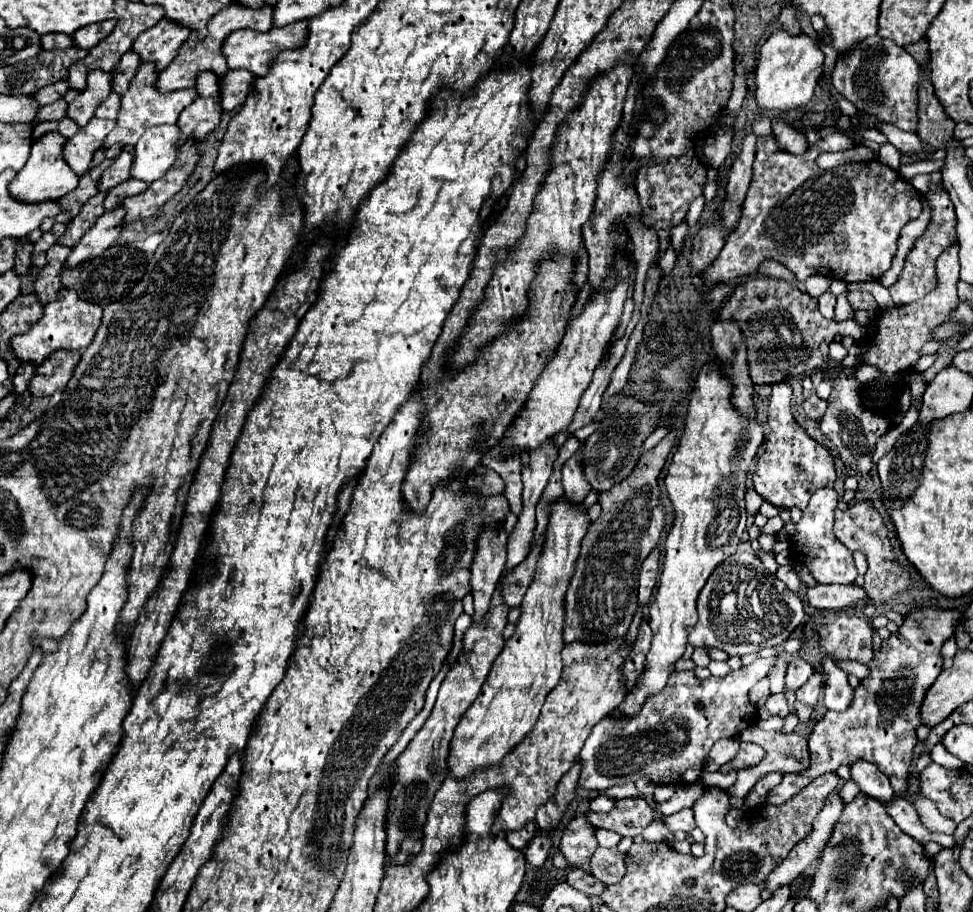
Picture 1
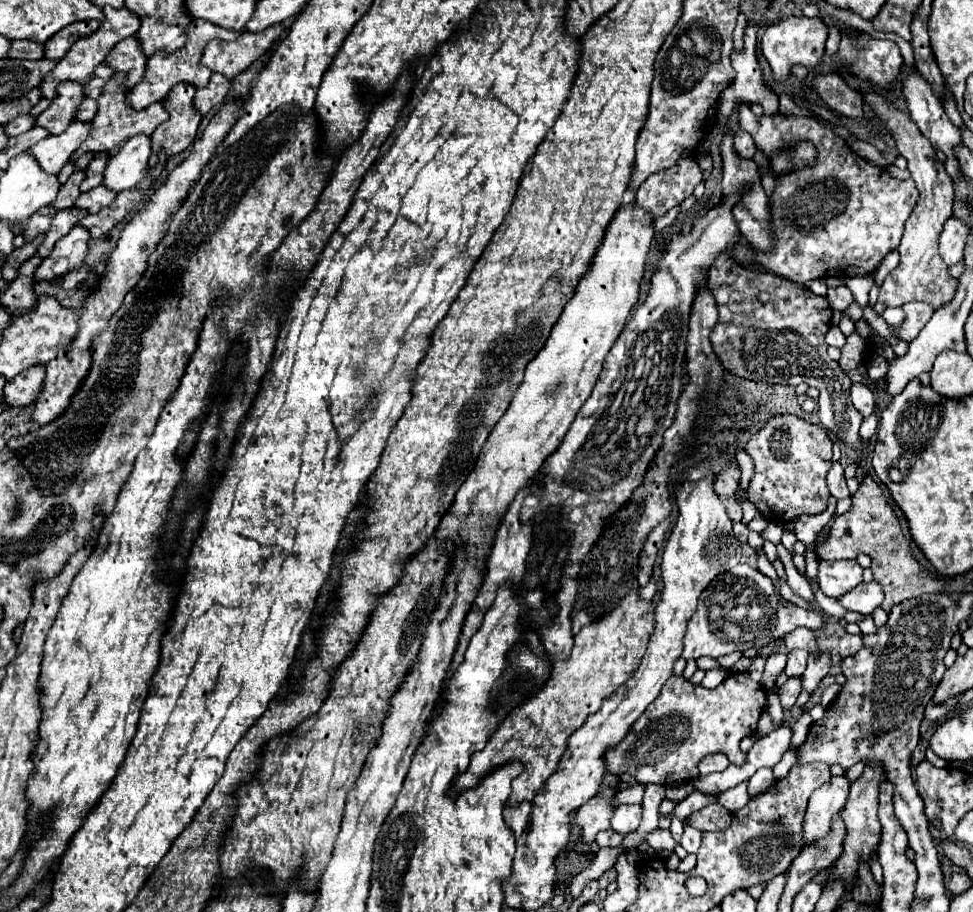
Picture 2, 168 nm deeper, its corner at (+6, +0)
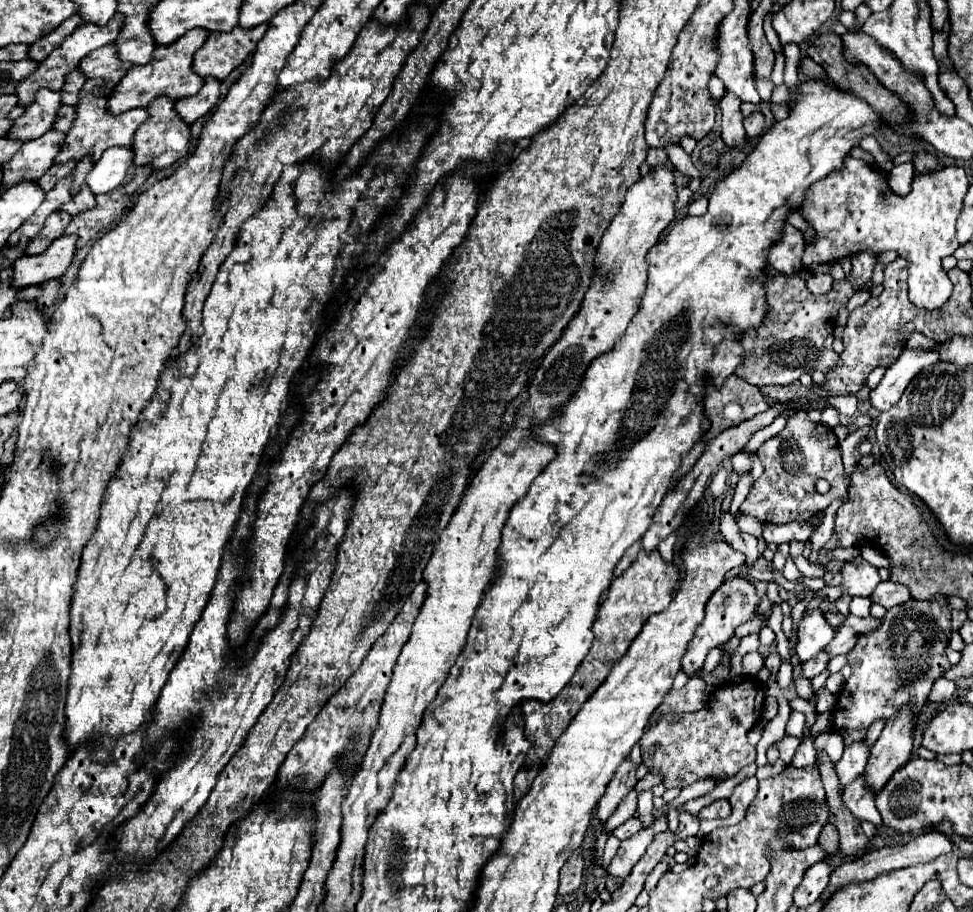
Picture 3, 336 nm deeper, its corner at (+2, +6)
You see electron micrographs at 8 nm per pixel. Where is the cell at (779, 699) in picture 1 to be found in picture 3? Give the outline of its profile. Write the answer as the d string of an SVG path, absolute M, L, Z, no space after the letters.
M820 651L814 659L810 659L810 661L802 663L802 677L812 679L812 677L820 675L820 673L826 669L826 665L828 665L828 657L826 657L826 653L824 653L824 651Z

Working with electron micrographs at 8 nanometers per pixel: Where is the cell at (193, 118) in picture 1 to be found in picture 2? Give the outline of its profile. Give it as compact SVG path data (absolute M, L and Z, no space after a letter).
M180 83L164 97L162 105L170 117L150 135L152 151L164 151L170 157L190 147L202 121L202 115L198 115L192 107L194 93L194 87Z

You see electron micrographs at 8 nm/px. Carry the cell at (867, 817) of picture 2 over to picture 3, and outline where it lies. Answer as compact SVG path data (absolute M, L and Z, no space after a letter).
M902 707L894 717L886 721L880 739L870 749L864 781L872 793L878 793L892 777L892 773L910 761L914 739L910 719L912 711Z

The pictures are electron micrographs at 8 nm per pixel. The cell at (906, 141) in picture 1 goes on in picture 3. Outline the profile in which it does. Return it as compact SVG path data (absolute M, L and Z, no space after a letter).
M804 57L802 59L802 63L800 63L800 71L808 77L808 79L826 79L826 71L816 63L816 61L812 61L810 57Z

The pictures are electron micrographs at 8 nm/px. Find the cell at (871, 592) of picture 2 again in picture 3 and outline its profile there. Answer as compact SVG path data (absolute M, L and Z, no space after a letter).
M892 581L878 583L878 589L874 589L874 593L870 595L872 603L880 603L886 609L900 605L900 603L906 603L908 599L910 599L910 591L904 585L892 583Z

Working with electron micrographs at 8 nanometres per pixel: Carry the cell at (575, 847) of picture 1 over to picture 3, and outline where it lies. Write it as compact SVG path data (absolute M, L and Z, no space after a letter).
M626 759L620 767L618 773L612 777L610 785L606 787L606 793L602 795L602 799L598 801L596 807L596 817L604 823L620 805L620 801L632 791L632 787L636 785L636 767L630 763L630 759Z

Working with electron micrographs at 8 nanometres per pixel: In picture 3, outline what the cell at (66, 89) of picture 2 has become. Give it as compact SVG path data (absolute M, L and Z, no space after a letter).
M38 89L36 101L26 107L24 115L20 115L8 137L14 137L18 141L30 141L36 137L42 137L48 133L58 117L58 109L62 107L62 95L60 91L50 89Z

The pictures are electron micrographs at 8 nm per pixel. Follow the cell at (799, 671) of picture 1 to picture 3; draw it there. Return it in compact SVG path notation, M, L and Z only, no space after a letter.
M820 609L806 613L798 627L798 643L794 647L796 657L806 663L818 655L834 637L834 629L824 621Z

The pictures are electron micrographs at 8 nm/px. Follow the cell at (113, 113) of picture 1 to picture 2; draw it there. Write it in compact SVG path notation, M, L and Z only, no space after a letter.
M84 99L76 109L78 113L74 115L72 121L92 121L92 117L96 115L96 109L98 109L98 103L94 99Z

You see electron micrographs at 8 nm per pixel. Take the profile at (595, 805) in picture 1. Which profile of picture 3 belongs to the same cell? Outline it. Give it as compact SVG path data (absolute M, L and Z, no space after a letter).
M648 773L646 777L642 777L642 779L634 785L634 789L636 789L636 793L642 793L642 791L646 791L646 789L652 789L656 783L662 783L662 777Z

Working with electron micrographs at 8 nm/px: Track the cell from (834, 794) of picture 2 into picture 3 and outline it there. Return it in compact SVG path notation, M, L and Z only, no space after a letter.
M864 741L852 743L850 747L844 749L842 759L836 763L836 775L838 775L840 787L848 785L850 781L858 779L864 773L868 755L870 755L870 751L868 751L868 745Z

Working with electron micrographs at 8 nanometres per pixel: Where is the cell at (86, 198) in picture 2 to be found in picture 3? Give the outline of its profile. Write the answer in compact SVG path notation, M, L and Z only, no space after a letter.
M82 185L80 193L76 193L76 195L72 197L72 201L70 201L70 203L62 205L62 211L70 213L70 215L78 215L80 211L86 211L86 209L94 207L94 201L96 201L96 195L92 195L92 193L90 193L90 187Z

